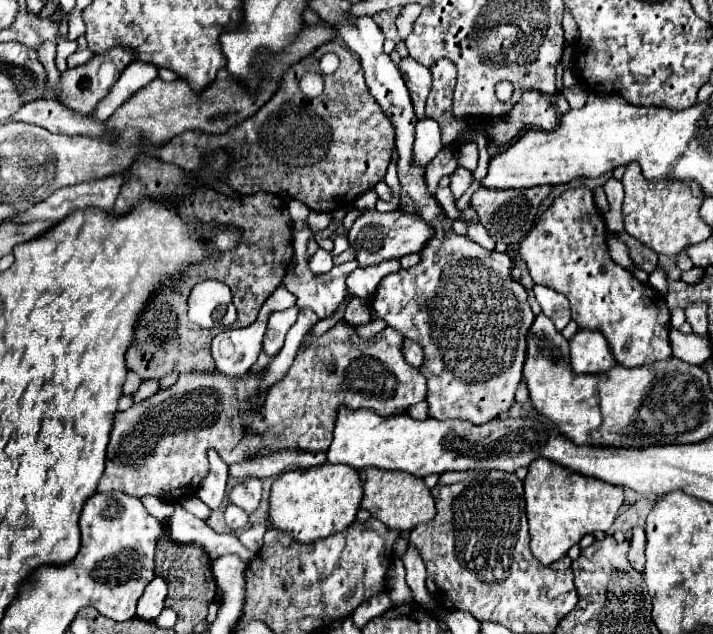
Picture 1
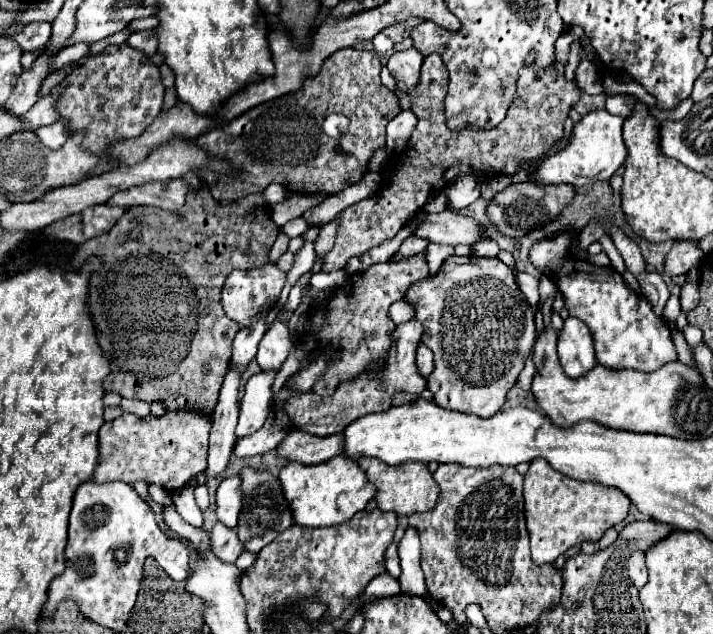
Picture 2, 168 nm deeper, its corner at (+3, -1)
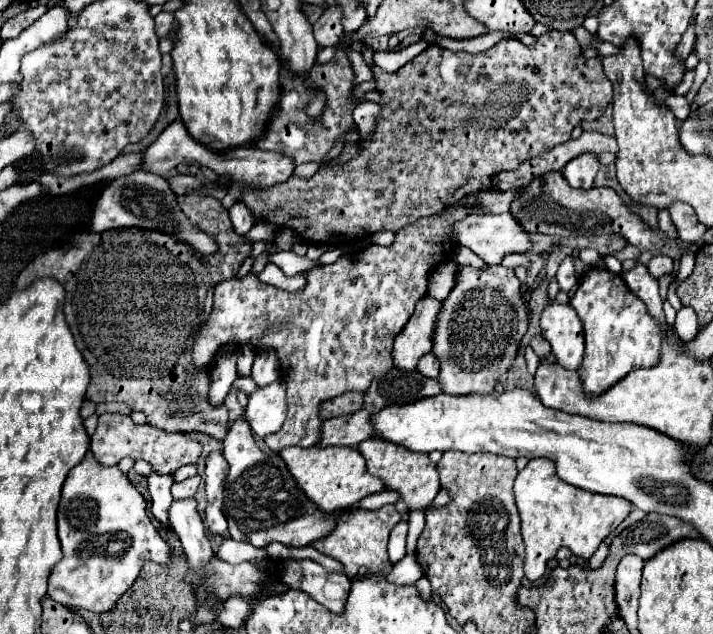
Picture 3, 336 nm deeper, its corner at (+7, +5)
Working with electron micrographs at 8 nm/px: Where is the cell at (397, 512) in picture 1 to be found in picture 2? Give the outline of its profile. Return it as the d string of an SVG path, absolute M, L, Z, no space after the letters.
M361 457L361 461L357 463L365 471L369 481L377 487L373 499L381 511L393 511L397 515L409 517L413 513L425 513L433 509L439 495L439 487L427 465L401 465L401 469L393 469L389 465L381 465L381 461L365 461L365 457Z

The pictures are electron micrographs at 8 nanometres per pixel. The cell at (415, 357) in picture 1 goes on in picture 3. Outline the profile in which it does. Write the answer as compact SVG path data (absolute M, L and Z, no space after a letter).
M433 353L429 355L423 355L419 365L417 365L417 371L421 371L425 377L437 377L439 375L439 361Z

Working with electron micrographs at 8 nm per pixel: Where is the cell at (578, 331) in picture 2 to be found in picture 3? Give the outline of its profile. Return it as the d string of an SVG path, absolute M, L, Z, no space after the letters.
M551 301L541 313L543 337L551 343L557 363L577 369L583 359L583 325L571 305Z

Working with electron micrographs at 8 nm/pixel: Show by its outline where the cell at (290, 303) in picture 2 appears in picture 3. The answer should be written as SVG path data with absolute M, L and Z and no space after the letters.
M261 351L255 357L253 363L253 373L251 373L253 381L259 387L267 387L273 381L279 379L279 367L277 367L277 355L273 355L271 351Z

